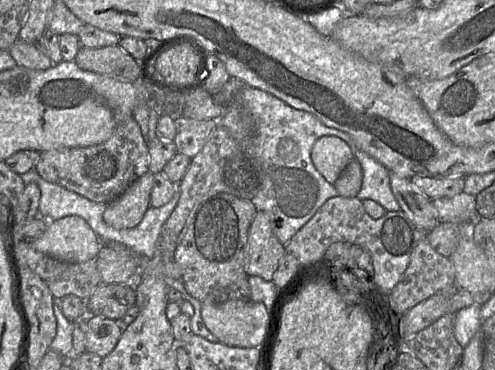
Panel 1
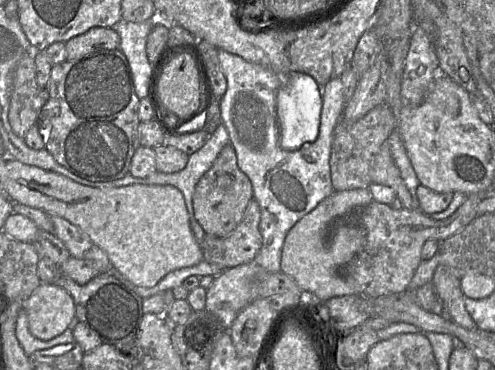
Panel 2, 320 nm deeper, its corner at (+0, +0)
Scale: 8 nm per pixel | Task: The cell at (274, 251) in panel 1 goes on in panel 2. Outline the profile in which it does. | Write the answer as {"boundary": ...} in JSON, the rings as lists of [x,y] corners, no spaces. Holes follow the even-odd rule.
{"boundary":[[[253,198],[242,221],[230,234],[216,237],[205,233],[201,244],[204,259],[222,271],[252,261],[262,246],[260,216],[260,206]]]}

